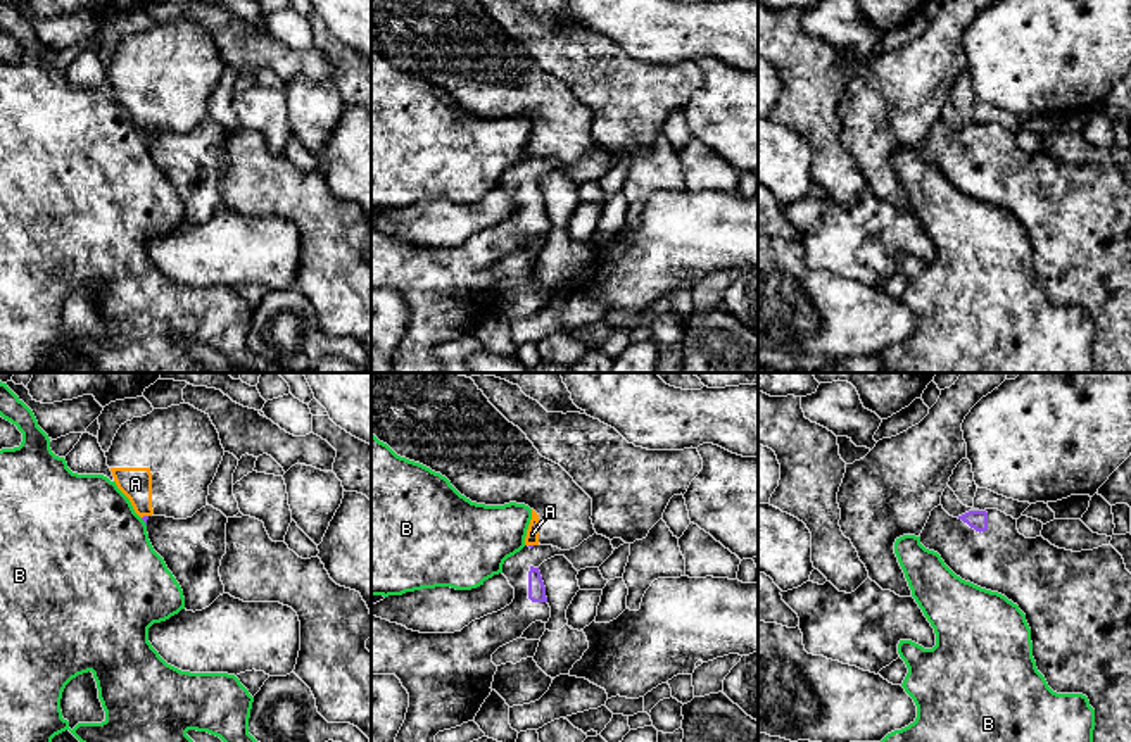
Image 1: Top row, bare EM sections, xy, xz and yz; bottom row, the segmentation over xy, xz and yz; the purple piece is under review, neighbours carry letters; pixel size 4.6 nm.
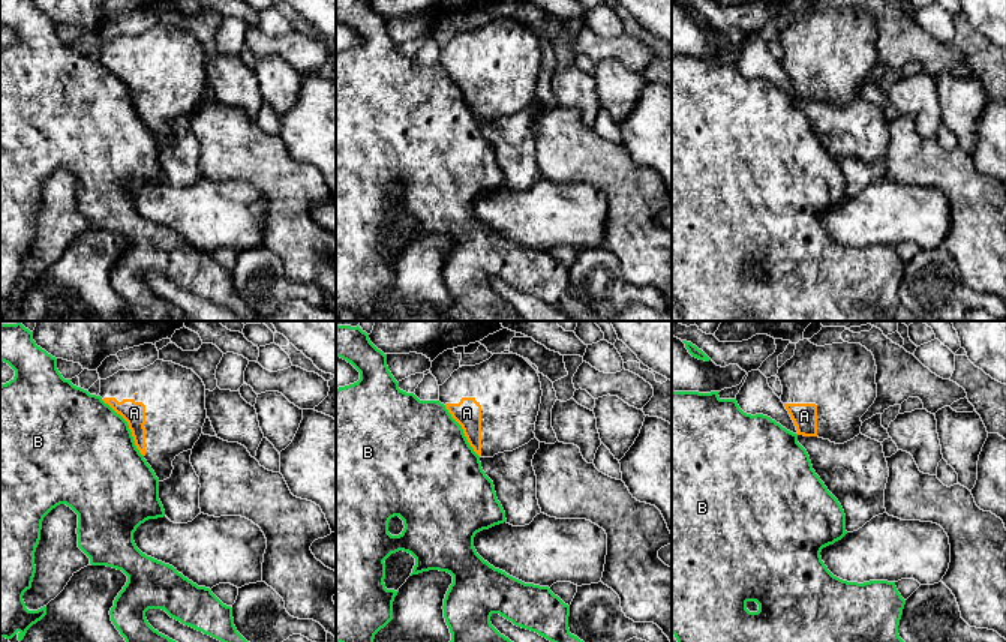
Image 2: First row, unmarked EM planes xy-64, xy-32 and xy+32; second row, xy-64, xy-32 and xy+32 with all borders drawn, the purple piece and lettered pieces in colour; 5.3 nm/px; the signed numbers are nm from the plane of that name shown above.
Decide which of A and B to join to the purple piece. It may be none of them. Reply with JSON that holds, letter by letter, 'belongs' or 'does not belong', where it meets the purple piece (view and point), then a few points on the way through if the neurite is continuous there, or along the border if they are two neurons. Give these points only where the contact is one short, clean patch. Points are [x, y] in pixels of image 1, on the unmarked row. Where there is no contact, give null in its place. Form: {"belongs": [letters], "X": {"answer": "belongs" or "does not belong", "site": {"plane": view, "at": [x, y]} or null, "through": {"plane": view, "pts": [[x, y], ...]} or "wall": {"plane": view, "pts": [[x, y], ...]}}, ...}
{"belongs": [], "A": {"answer": "does not belong", "site": {"plane": "xy", "at": [144, 130]}, "wall": {"plane": "xy", "pts": [[147, 128], [142, 132]]}}, "B": {"answer": "does not belong", "site": {"plane": "xy", "at": [144, 133]}}}

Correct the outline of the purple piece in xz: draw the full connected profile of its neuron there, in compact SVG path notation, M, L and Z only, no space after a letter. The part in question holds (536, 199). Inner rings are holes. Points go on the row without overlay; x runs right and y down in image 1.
M597 147L570 164L525 159L502 178L515 202L513 216L461 245L420 247L371 230L371 288L395 288L409 307L392 373L440 373L435 349L475 335L492 305L497 285L492 267L532 236L551 231L539 185L544 174L565 169L580 185L599 181L613 164L611 154Z

